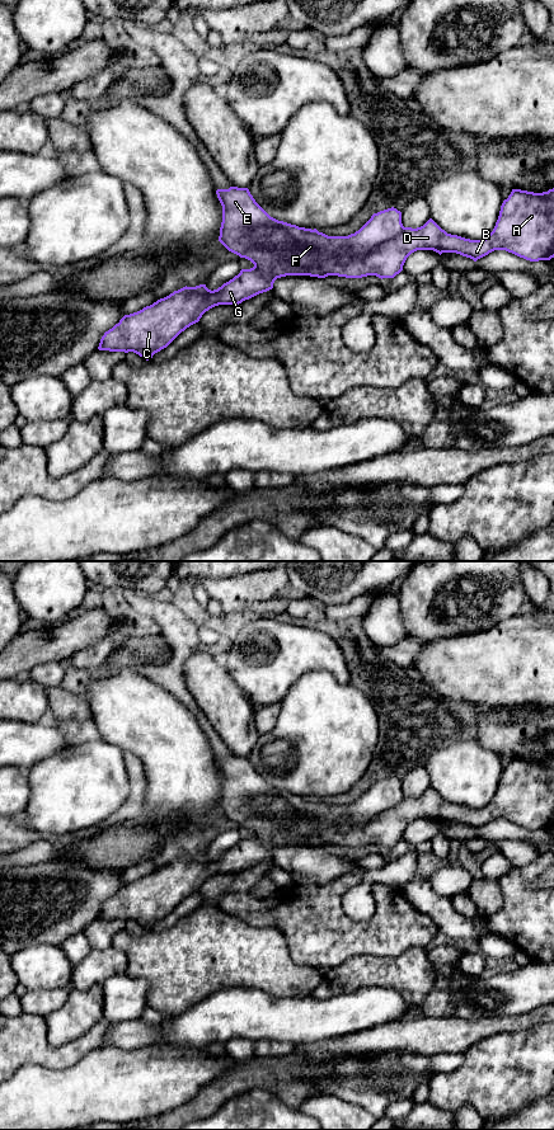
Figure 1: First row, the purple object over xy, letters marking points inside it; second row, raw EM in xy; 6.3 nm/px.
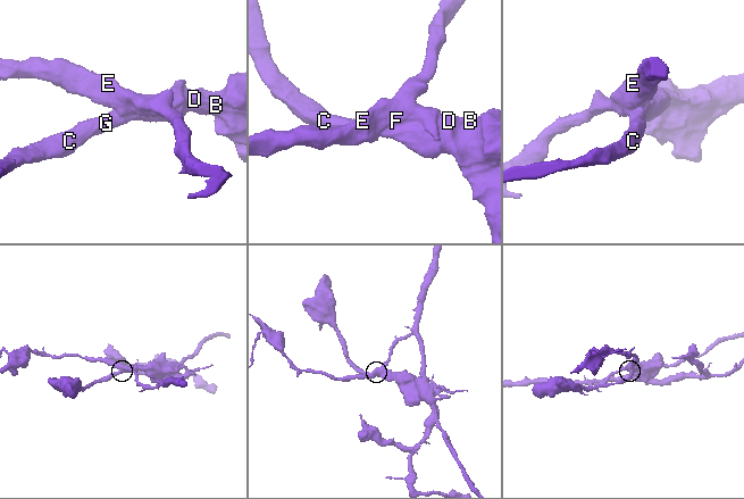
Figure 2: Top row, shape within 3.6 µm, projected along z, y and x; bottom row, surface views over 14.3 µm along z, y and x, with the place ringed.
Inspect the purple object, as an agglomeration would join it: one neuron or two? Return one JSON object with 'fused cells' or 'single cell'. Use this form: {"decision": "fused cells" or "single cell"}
{"decision": "fused cells"}

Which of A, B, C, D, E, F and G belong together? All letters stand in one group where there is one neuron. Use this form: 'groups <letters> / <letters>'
groups A B C D G / E F

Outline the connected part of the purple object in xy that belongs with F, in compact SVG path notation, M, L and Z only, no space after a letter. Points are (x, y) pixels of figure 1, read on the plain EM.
M248 757L217 758L222 774L219 810L231 821L269 839L276 834L311 837L329 828L363 827L381 811L399 804L402 781L391 776L377 782L355 802L328 805L271 786Z

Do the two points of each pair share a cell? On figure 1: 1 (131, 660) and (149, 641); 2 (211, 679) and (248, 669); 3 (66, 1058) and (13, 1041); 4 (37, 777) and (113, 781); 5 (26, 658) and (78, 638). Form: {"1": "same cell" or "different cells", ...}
{"1": "same cell", "2": "different cells", "3": "same cell", "4": "same cell", "5": "same cell"}

